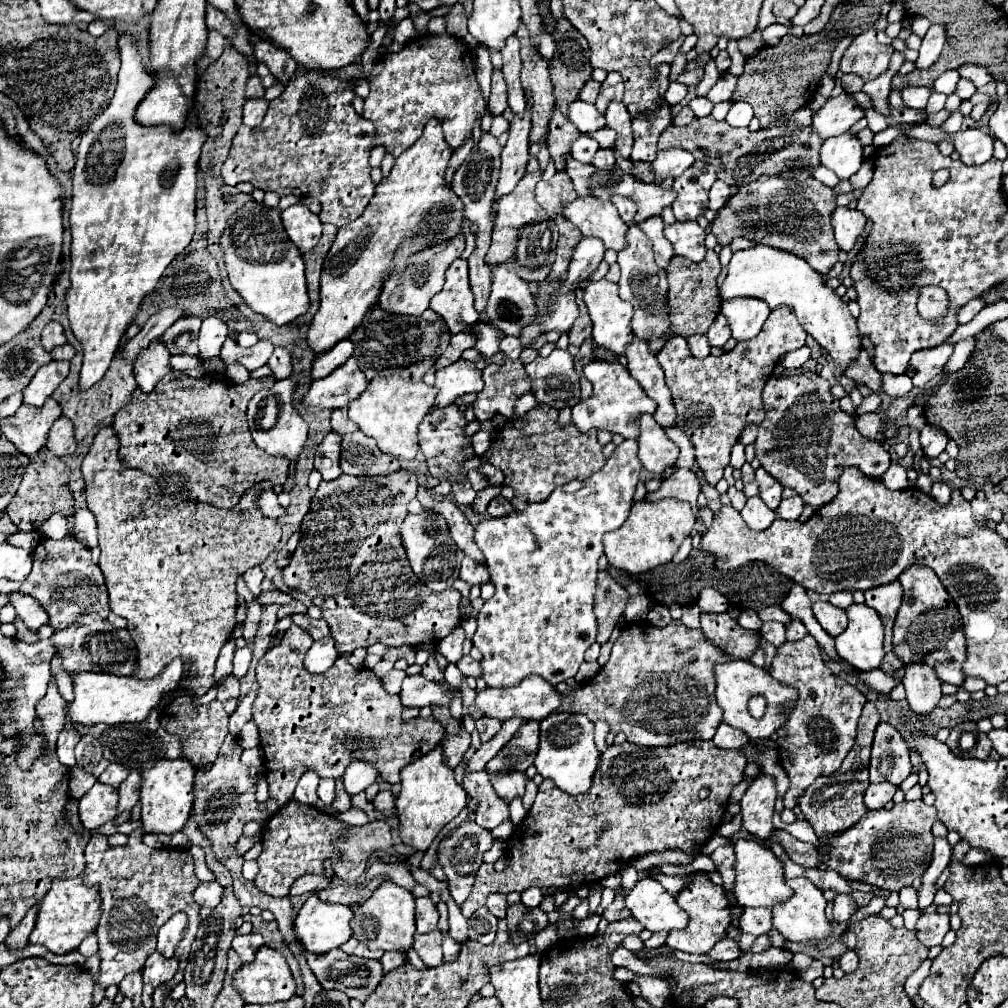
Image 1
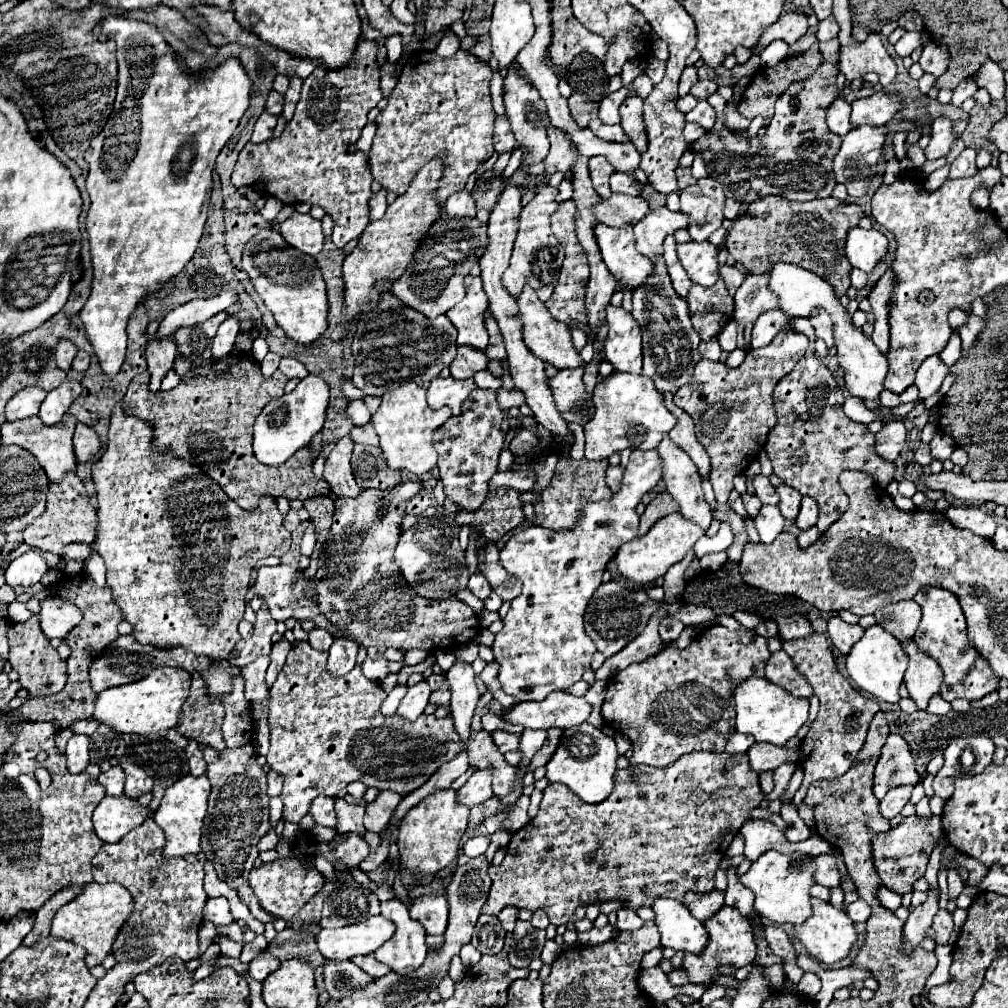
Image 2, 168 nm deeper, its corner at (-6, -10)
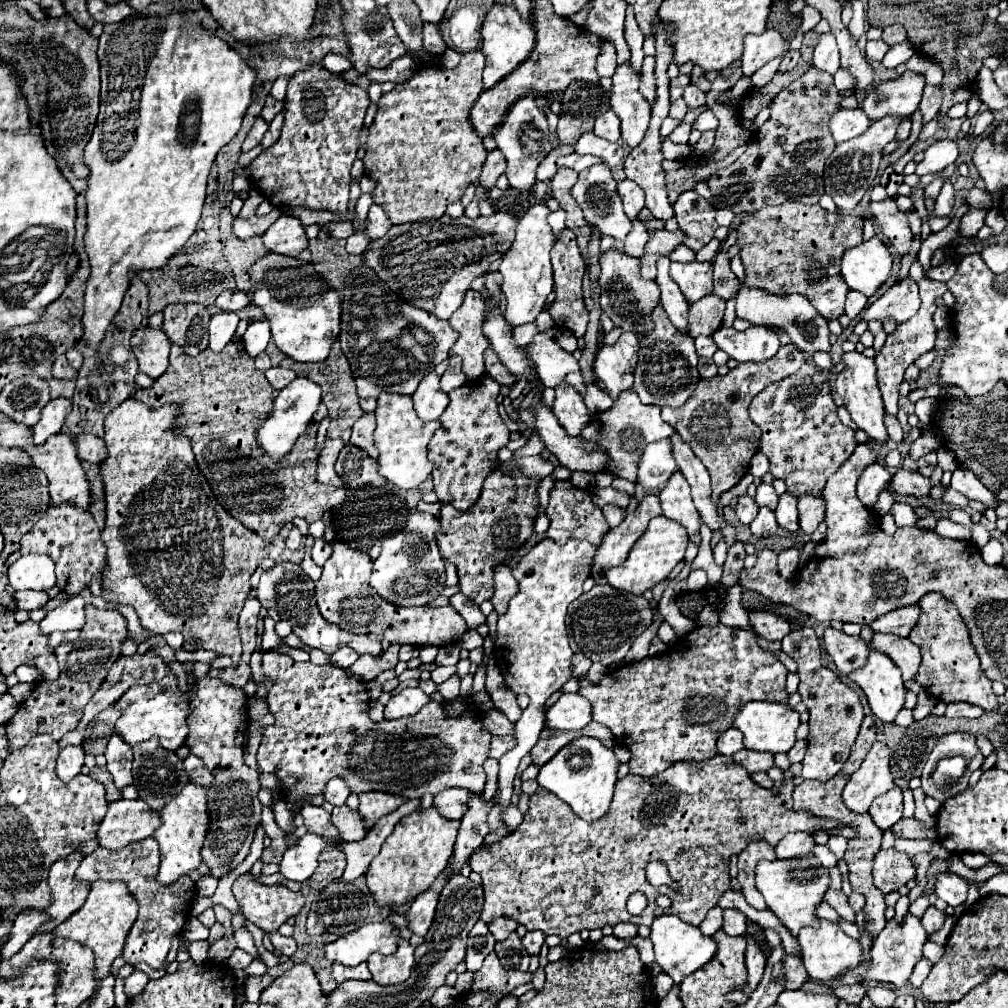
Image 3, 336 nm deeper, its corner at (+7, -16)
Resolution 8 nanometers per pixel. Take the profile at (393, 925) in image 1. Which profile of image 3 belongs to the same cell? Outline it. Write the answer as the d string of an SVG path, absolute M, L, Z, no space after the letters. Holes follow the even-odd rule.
M400 938L398 942L398 952L392 956L382 956L374 954L368 960L368 968L372 972L372 980L378 984L402 984L404 980L410 978L410 970L414 964L414 948L410 942Z

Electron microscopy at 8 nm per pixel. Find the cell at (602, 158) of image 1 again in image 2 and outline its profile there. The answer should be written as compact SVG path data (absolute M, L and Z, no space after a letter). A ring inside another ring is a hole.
M613 172L609 178L609 184L611 184L613 192L621 192L621 194L629 194L629 196L641 194L641 182L635 184L635 180L631 180L629 176L625 176L621 172Z

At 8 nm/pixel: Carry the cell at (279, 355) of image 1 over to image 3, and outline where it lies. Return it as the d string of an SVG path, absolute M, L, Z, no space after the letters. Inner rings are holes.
M270 368L266 372L266 380L270 382L270 386L274 390L282 390L284 386L288 386L292 380L296 378L294 370L288 370L288 368Z

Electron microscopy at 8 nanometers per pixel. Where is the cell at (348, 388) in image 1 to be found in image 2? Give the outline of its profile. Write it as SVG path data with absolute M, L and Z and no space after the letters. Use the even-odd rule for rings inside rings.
M351 400L347 404L347 410L345 410L347 418L355 424L355 426L361 426L361 424L367 424L369 418L371 418L371 412L367 410L367 406L363 404L363 400Z

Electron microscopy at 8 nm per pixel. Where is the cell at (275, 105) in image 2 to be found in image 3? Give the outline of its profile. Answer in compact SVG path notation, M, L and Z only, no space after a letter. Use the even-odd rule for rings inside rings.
M268 96L266 104L264 104L264 110L262 110L262 118L266 122L272 122L276 114L280 114L284 110L284 102L282 100L276 100L274 96Z

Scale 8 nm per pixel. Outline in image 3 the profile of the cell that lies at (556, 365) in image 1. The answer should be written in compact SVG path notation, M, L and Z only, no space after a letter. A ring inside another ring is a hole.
M560 384L556 388L556 402L552 412L570 436L578 436L586 428L586 424L590 424L592 420L592 414L582 402L582 396L574 392L570 384Z

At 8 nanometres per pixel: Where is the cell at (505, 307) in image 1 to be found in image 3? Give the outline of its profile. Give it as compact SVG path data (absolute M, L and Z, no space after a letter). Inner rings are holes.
M536 334L526 350L536 362L538 378L544 386L556 388L558 384L566 382L574 386L580 394L586 394L586 384L578 360L570 352L562 350L548 334Z

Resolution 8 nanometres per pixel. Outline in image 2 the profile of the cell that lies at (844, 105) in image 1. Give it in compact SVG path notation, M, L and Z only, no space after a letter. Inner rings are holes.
M887 90L875 92L867 98L859 98L851 104L853 112L851 112L851 126L859 128L863 124L873 126L873 128L881 128L885 126L893 114L901 108L899 98L891 96Z

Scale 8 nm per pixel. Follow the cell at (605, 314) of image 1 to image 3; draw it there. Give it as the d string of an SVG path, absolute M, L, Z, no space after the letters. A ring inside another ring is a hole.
M624 332L614 346L600 346L594 372L600 386L616 400L620 392L634 384L634 368L638 364L640 340L632 332Z

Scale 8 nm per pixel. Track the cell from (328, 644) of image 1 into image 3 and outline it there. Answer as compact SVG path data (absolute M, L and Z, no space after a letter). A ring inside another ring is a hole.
M340 648L338 652L334 652L334 654L330 656L332 664L338 666L338 668L348 668L348 666L352 666L358 658L360 658L358 652L354 652L352 648Z

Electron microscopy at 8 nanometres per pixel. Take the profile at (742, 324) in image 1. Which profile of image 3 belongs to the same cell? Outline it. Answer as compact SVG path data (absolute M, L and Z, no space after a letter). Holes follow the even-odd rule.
M750 326L744 332L720 328L712 338L720 350L738 362L762 362L772 358L780 348L778 334L764 326Z

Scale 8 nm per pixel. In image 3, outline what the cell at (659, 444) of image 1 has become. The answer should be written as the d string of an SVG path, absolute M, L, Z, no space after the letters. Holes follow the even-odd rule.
M676 472L666 488L660 492L660 502L662 502L662 510L668 518L680 522L688 534L690 540L700 546L700 516L698 510L692 504L692 496L690 496L690 486L686 484L684 476L680 472Z

